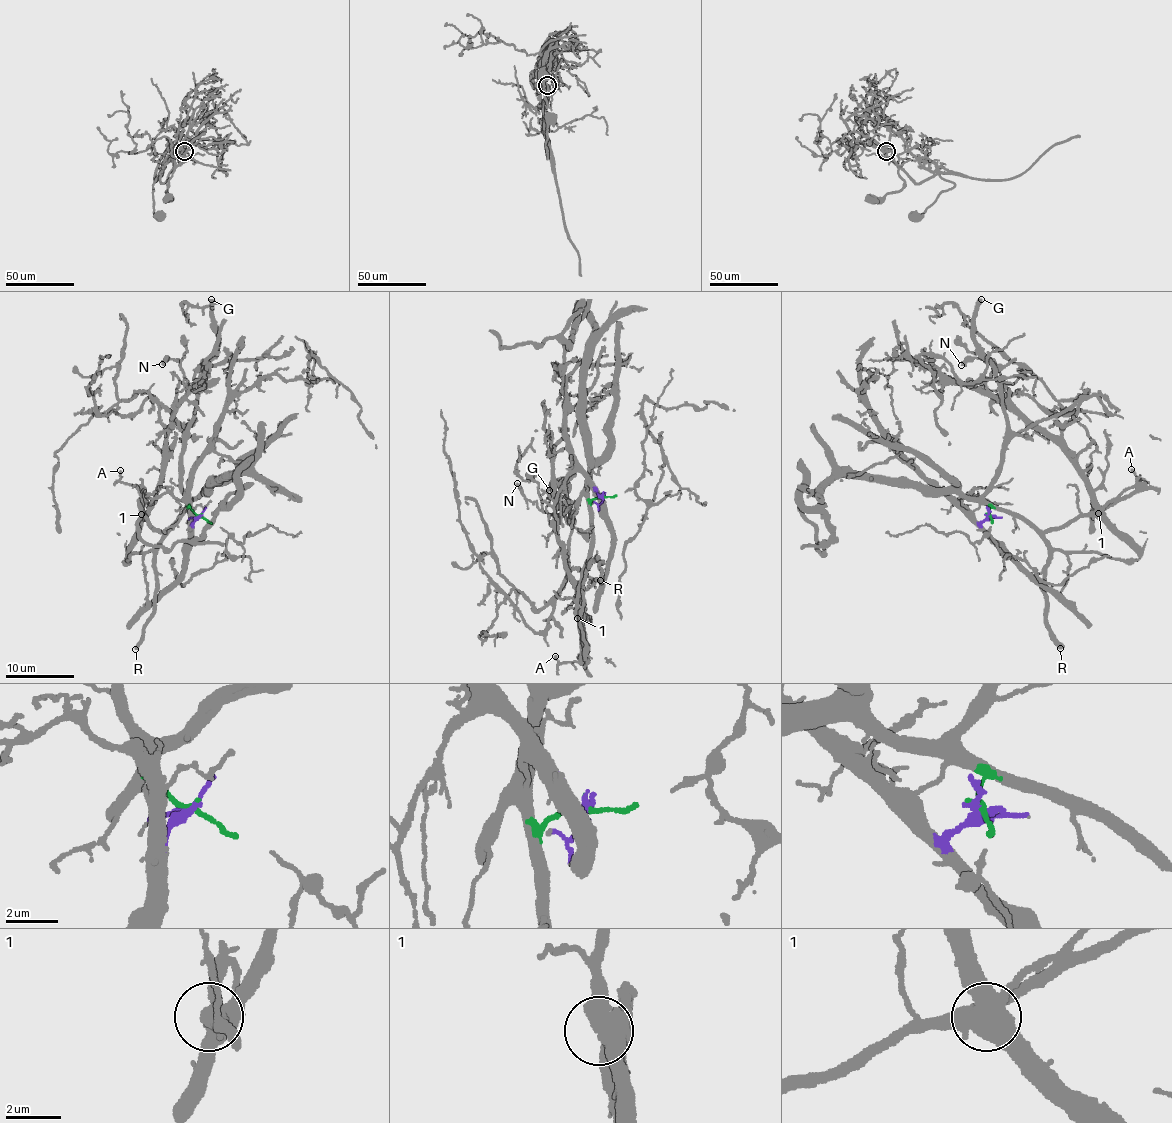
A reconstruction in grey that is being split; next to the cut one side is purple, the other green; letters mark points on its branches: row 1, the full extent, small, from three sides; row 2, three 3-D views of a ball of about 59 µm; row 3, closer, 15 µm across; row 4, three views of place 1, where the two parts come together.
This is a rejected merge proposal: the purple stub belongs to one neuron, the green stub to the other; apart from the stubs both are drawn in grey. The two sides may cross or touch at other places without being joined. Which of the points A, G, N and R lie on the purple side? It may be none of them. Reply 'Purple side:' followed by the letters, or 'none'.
Purple side: none

